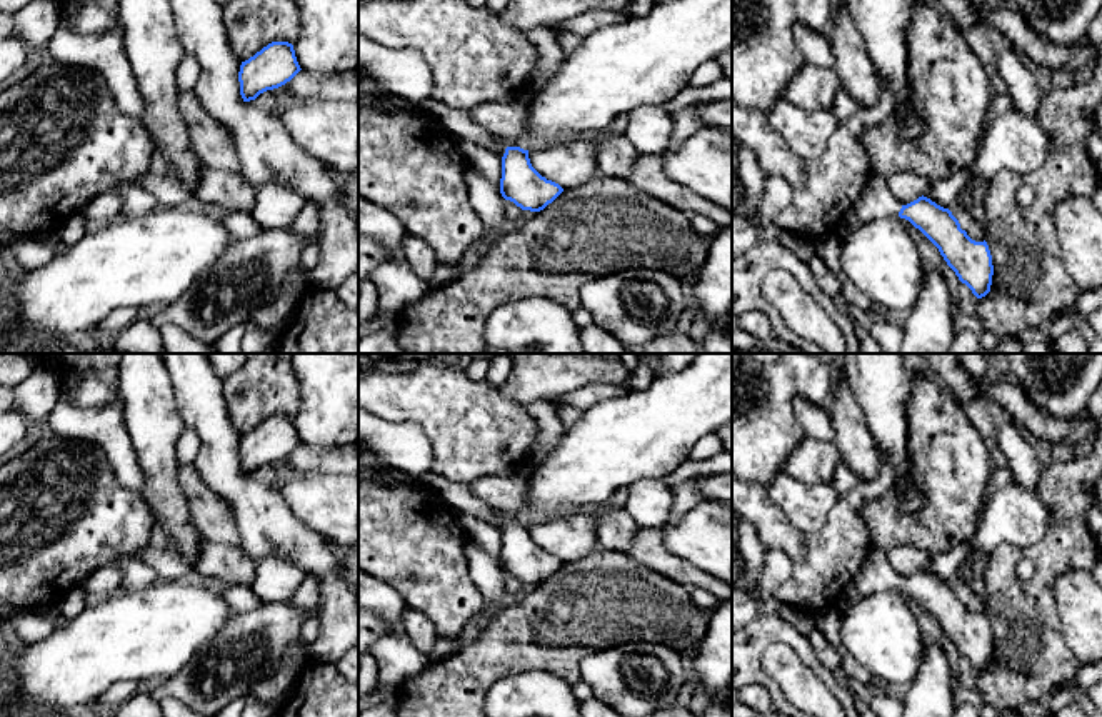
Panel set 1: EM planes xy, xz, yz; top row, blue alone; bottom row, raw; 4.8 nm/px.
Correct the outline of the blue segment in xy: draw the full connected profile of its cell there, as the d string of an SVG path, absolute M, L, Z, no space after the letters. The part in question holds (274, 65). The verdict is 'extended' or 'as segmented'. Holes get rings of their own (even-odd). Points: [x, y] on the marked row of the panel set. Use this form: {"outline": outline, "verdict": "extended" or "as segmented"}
{"outline": "M272 42L242 62L238 72L240 95L243 102L255 100L260 93L290 82L300 70L293 45Z", "verdict": "as segmented"}

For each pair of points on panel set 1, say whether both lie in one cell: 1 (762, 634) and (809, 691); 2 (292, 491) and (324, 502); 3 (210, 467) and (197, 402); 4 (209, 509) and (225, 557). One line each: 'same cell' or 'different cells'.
1: different cells
2: same cell
3: same cell
4: different cells

